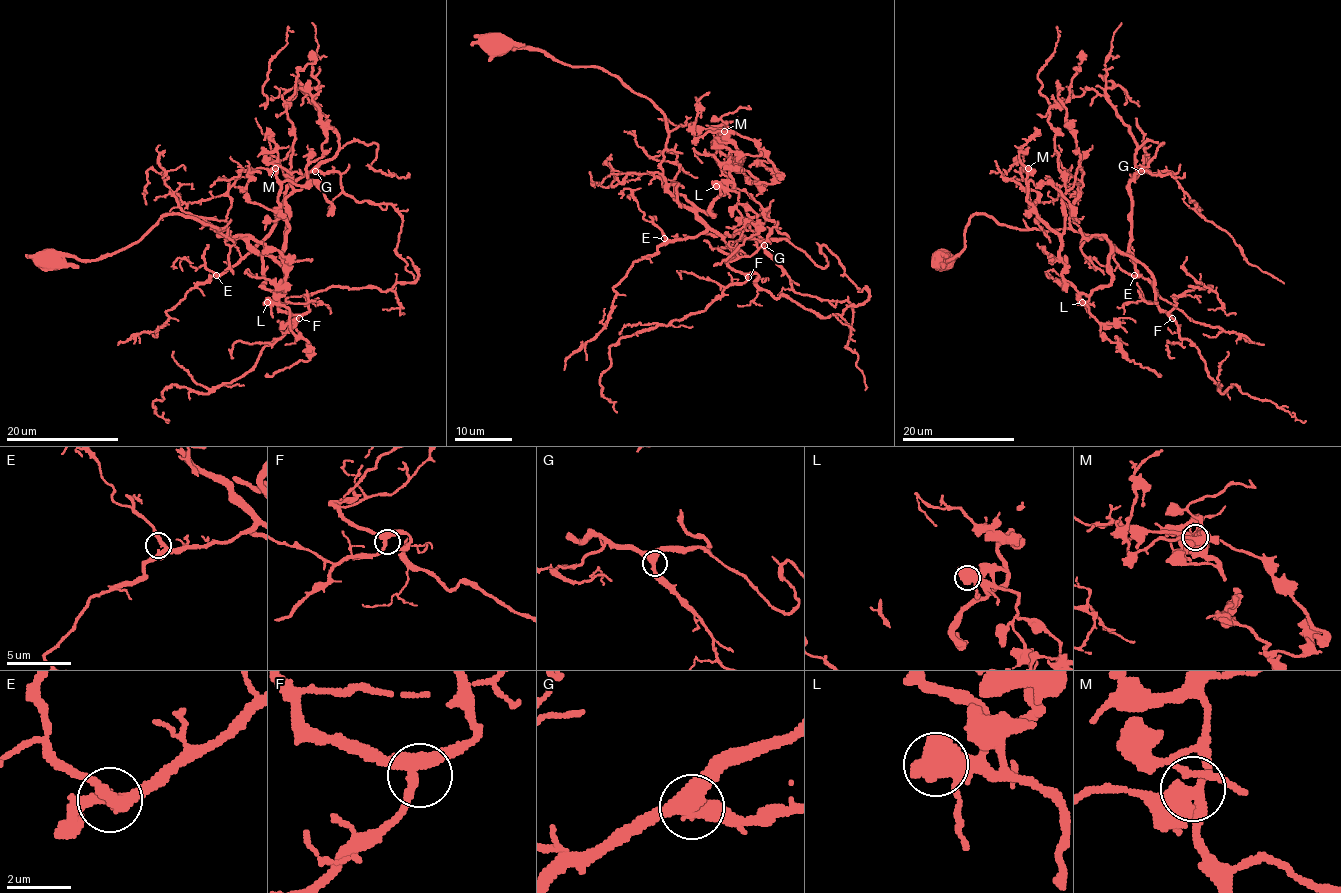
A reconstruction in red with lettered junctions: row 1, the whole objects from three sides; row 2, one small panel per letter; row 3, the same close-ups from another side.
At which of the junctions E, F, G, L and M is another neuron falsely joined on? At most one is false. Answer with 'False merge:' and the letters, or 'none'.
False merge: none

